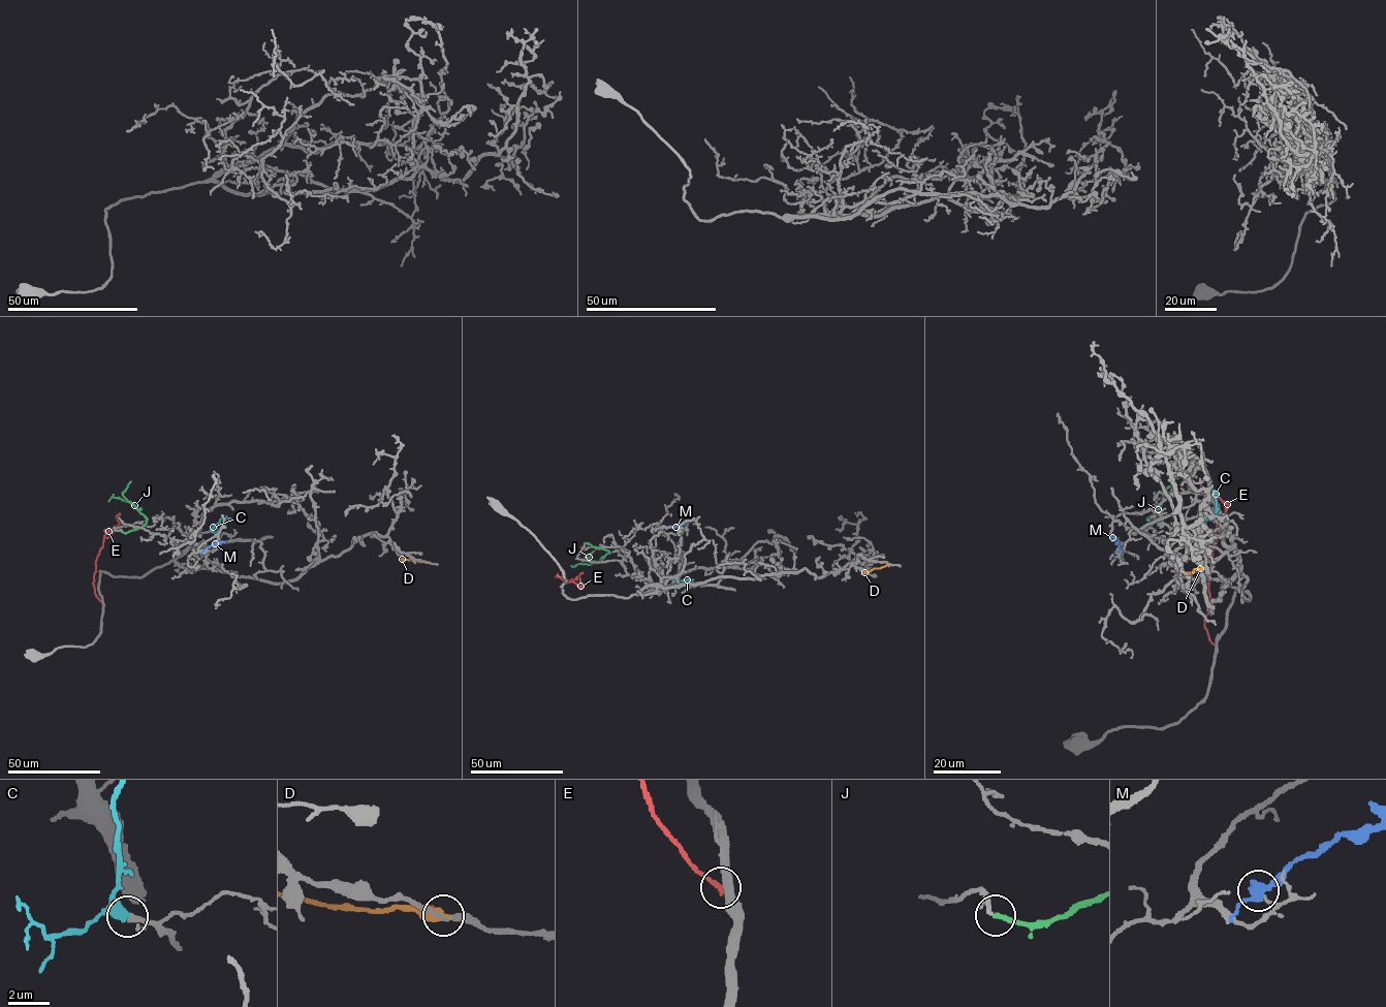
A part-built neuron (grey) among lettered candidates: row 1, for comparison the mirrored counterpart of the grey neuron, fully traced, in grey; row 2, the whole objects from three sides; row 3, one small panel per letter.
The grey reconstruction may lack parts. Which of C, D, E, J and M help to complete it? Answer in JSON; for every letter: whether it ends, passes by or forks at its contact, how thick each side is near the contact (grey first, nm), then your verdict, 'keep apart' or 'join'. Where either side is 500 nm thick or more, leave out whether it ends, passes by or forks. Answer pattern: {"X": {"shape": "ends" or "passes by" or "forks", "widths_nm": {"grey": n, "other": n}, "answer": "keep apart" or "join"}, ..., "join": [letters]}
{"C": {"shape": "passes by", "widths_nm": {"grey": 280, "other": 400}, "answer": "join"}, "D": {"shape": "passes by", "widths_nm": {"grey": 240, "other": 360}, "answer": "keep apart"}, "E": {"shape": "ends", "widths_nm": {"grey": 440, "other": 240}, "answer": "keep apart"}, "J": {"shape": "ends", "widths_nm": {"grey": 160, "other": 240}, "answer": "keep apart"}, "M": {"shape": "passes by", "widths_nm": {"grey": 140, "other": 460}, "answer": "keep apart"}, "join": ["C"]}

